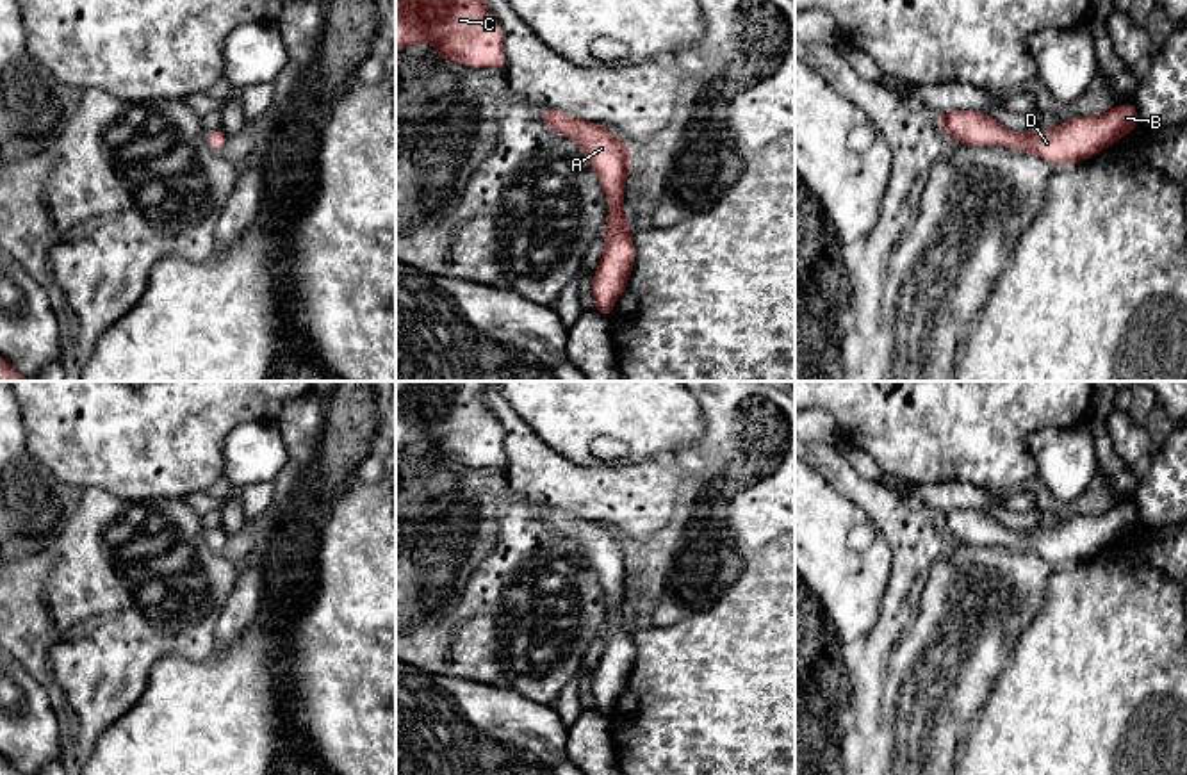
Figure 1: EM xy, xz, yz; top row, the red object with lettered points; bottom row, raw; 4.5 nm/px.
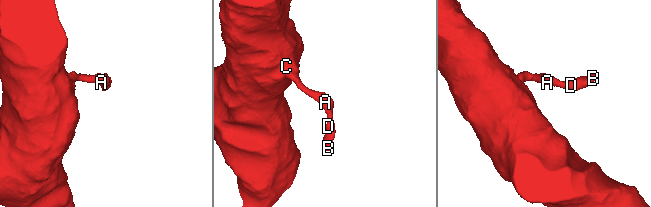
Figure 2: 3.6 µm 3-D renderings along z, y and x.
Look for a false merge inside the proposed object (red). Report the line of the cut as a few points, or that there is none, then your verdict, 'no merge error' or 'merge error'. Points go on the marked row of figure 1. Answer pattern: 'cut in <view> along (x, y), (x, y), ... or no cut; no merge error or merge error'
no cut; no merge error

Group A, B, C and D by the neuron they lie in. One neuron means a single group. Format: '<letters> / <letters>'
A B C D

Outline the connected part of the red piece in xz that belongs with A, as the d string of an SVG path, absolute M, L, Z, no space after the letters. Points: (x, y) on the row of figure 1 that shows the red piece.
M538 109L545 126L576 141L599 176L604 198L613 210L604 221L604 251L594 273L594 308L611 317L634 267L636 246L629 237L631 221L624 216L624 189L633 151L608 128L572 118L561 110Z

